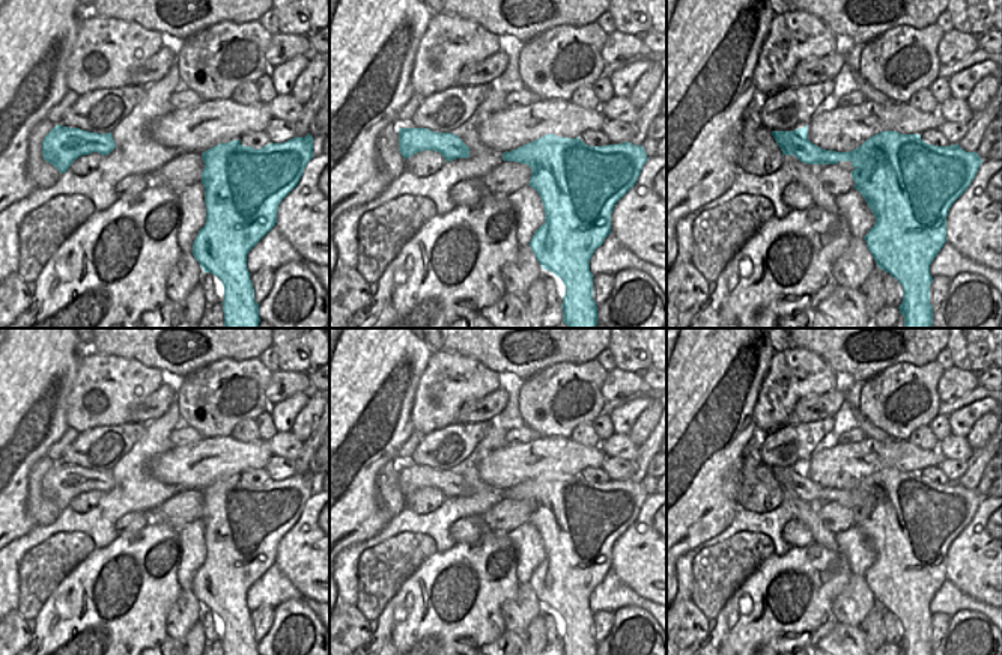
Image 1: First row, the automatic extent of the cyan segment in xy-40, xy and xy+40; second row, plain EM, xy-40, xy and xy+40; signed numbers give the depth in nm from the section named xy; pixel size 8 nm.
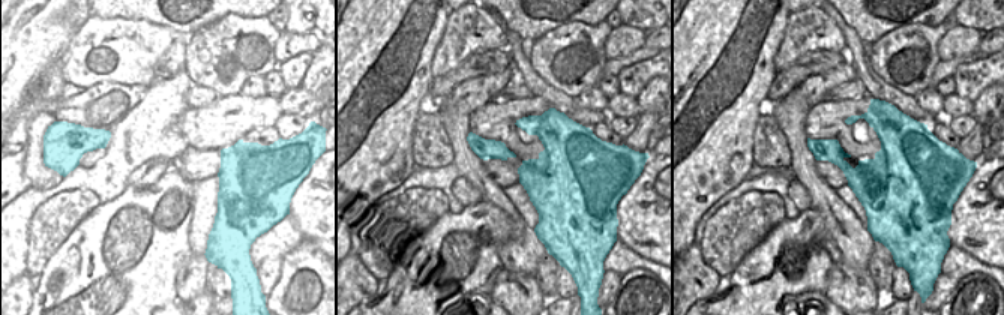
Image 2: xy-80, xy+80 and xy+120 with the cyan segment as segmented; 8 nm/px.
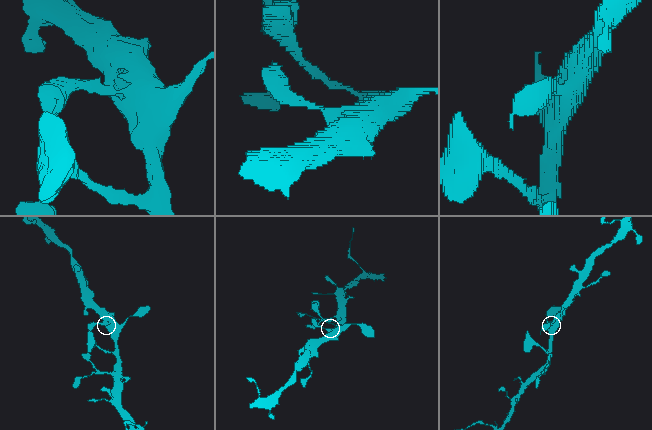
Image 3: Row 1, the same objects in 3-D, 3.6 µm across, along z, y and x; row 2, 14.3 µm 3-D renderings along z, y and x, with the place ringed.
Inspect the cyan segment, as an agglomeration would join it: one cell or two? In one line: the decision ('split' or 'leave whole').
leave whole

